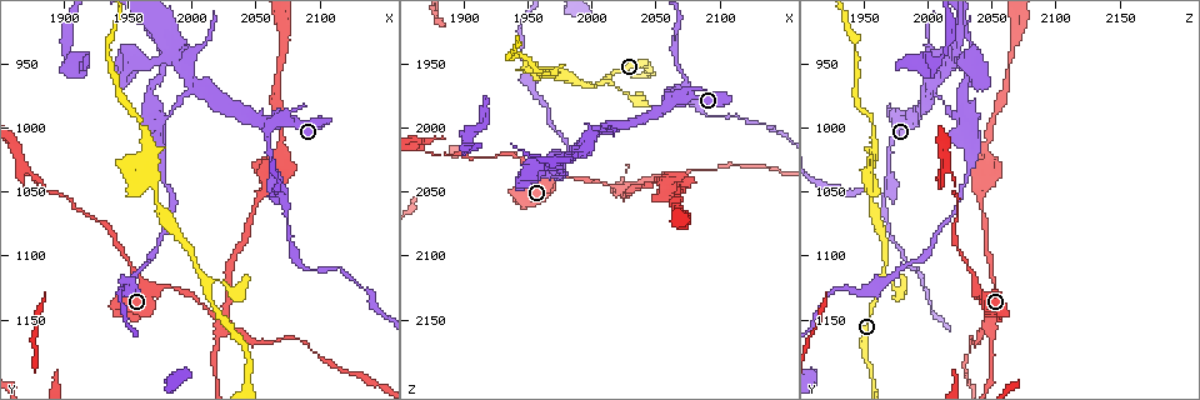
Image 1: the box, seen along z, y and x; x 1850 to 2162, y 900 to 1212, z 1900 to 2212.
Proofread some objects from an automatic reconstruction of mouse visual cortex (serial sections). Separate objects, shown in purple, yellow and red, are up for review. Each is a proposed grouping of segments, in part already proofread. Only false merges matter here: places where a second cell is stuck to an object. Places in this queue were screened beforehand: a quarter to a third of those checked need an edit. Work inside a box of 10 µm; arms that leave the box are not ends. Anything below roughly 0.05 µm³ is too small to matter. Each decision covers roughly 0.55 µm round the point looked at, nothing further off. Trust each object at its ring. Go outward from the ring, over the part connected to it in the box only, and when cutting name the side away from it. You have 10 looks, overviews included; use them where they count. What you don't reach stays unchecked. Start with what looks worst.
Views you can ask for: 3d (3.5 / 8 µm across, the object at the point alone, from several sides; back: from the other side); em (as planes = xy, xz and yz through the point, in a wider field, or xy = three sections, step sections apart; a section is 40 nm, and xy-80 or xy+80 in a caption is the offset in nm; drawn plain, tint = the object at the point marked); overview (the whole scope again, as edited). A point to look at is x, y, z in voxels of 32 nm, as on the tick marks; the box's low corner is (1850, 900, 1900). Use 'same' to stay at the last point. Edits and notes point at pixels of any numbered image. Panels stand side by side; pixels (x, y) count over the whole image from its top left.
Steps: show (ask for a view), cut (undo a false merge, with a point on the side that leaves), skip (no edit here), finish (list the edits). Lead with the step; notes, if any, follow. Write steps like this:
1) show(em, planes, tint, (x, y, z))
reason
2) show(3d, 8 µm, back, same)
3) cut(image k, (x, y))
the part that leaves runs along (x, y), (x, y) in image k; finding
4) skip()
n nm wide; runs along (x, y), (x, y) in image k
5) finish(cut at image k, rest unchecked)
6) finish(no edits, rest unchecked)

show(3d, 3.5 µm, (2022, 1150, 2050))

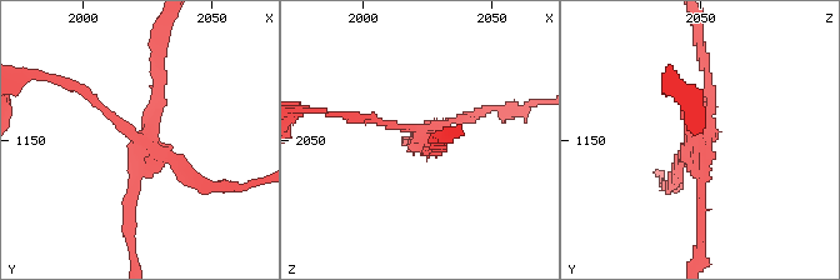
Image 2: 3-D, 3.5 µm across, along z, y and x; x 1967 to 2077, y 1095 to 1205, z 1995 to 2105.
show(em, xy, step 1, tint, (2023, 1150, 2050))
4 arms; arms of 100, 100, 150, 150 nm

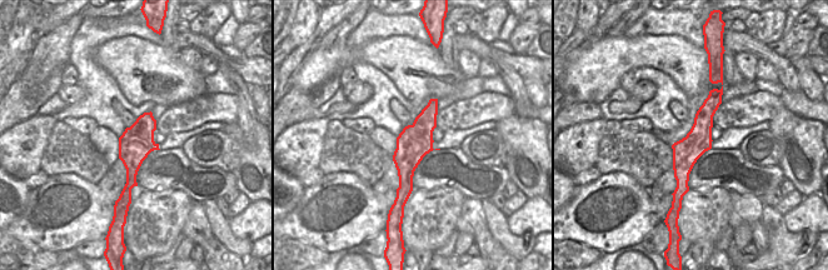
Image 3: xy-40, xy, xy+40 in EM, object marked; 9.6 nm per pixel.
cut(image 2, (158, 94))
320 nm wide; the part that leaves runs along (146, 135), (158, 108), (161, 35) in image 2; two cells meet here

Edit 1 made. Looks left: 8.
show(overview)

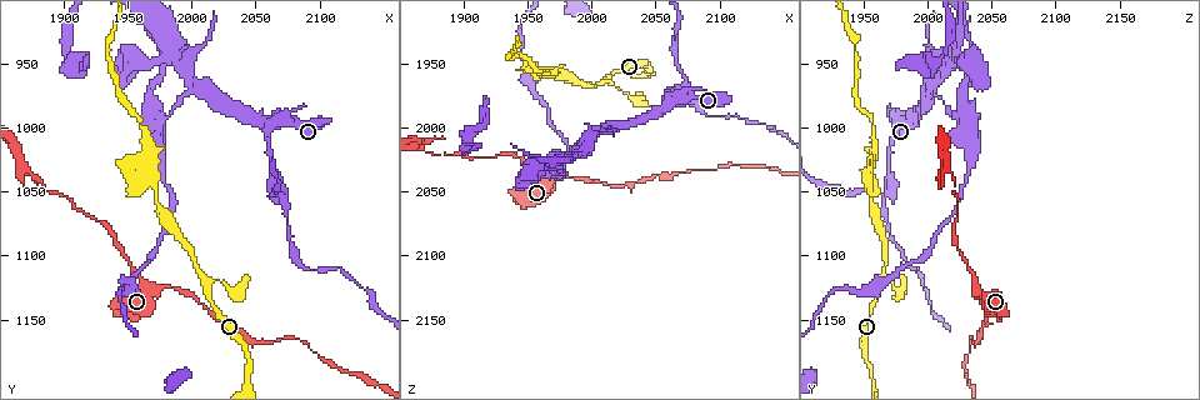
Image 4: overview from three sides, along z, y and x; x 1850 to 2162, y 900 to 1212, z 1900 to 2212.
show(3d, 3.5 µm, (2064, 1048, 1972))
side arm on a straight run

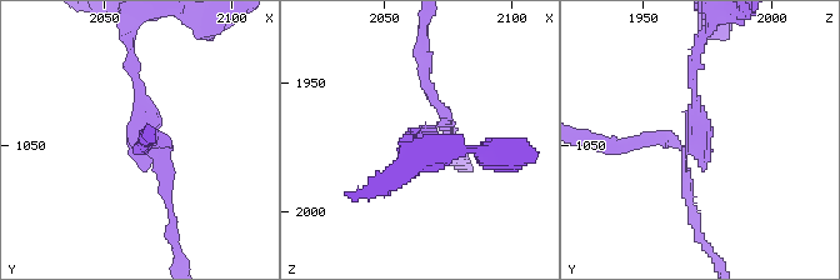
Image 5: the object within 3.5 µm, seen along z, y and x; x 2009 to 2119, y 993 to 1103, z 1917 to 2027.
show(em, planes, tint, (2063, 1047, 1971))
3 arms; arms of 100, 150, 150 nm

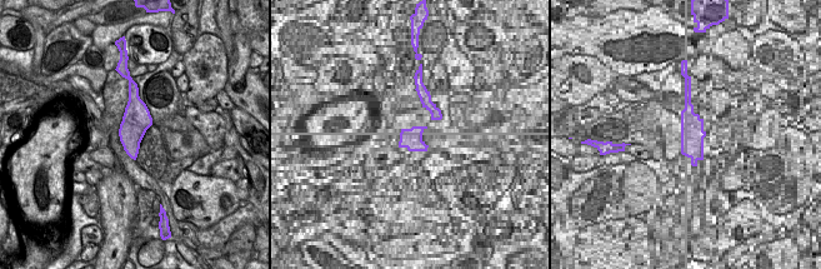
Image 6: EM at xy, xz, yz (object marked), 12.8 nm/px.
cut(image 5, (643, 140))
the part that leaves runs along (686, 154), (693, 220), (719, 261) in image 5; two cells meet here

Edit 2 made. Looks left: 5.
show(overview)
redraw

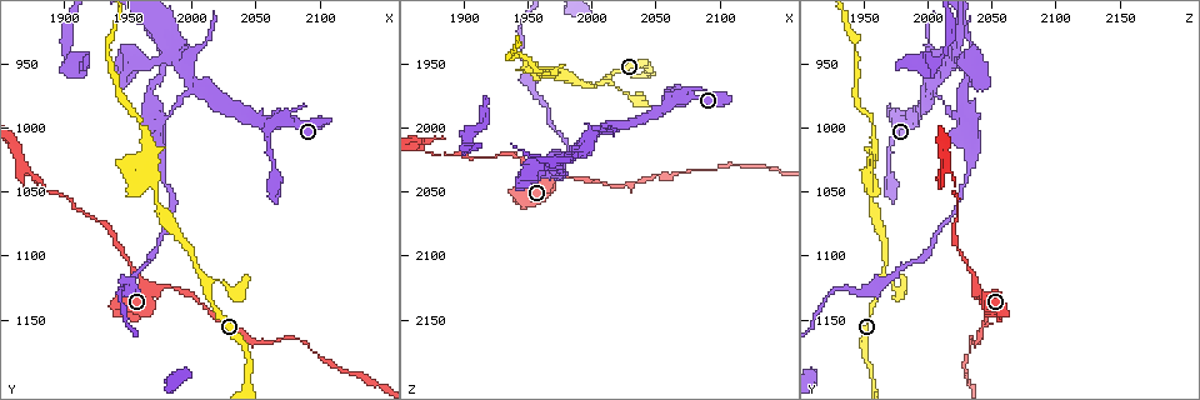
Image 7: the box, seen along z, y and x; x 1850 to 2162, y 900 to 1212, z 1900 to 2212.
show(3d, 3.5 µm, (2004, 968, 2006))
thin neck

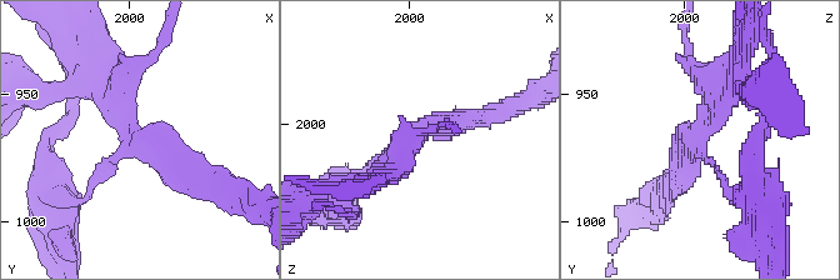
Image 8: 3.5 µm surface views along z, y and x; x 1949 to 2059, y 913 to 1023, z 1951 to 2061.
show(em, xy, step 2, plain, (2002, 969, 2005))
3 arms; arms of 100, 250, 300 nm

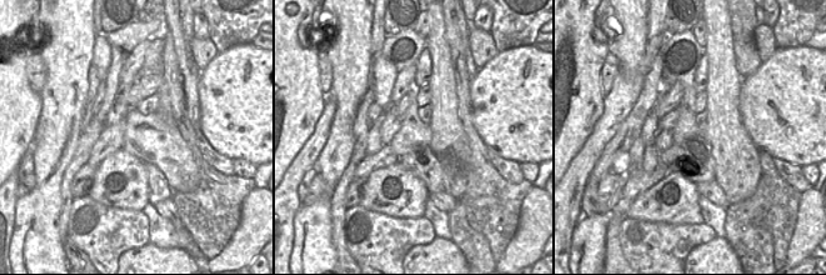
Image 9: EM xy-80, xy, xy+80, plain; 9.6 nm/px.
show(em, xy, step 2, tint, same)
with the object marked

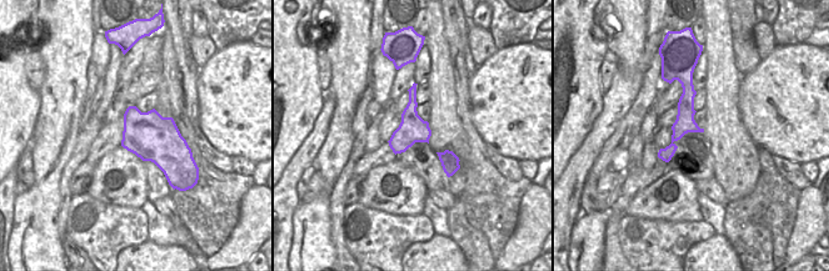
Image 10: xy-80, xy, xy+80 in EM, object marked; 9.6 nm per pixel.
cut(image 8, (724, 183))
border along (672, 142), (665, 147) in image 10; two cells meet here

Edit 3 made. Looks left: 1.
finish(cut at image 2, cut at image 5, cut at image 8, rest unchecked)

